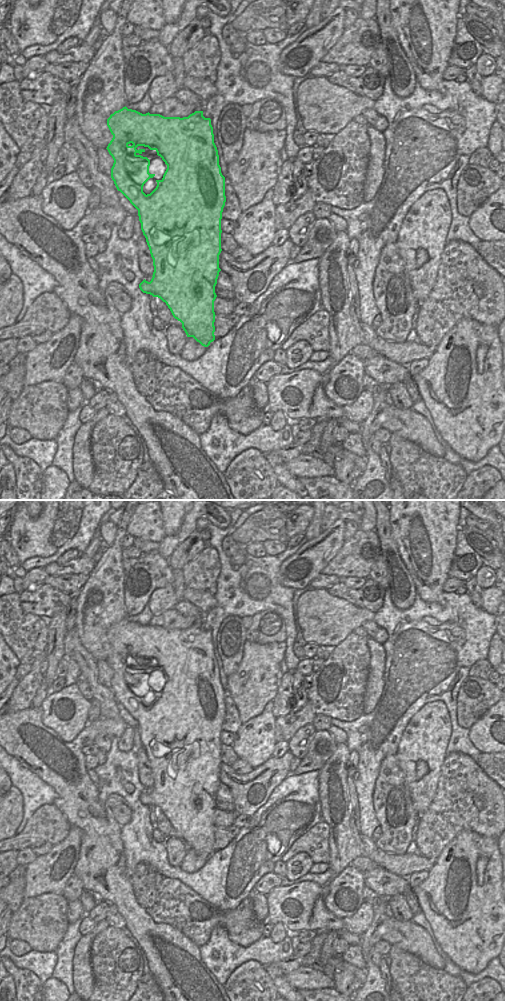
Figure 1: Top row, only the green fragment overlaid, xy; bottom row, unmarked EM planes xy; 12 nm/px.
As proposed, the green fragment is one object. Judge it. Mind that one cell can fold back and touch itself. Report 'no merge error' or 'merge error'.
no merge error

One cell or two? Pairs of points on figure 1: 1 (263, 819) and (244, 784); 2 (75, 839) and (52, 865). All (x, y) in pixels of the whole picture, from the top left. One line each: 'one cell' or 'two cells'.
1: two cells
2: one cell

